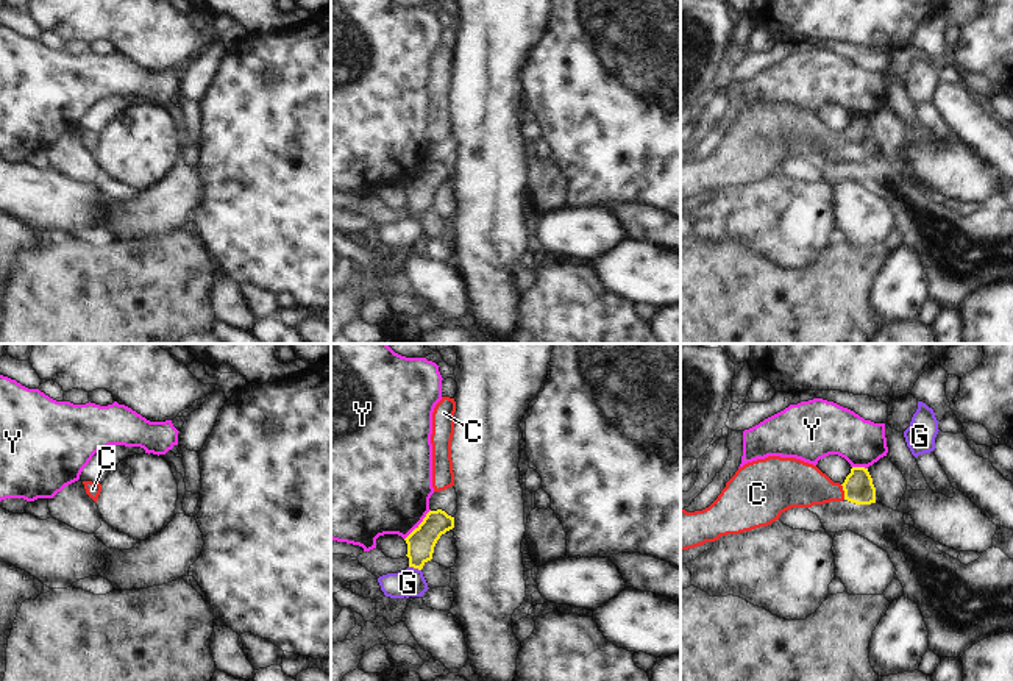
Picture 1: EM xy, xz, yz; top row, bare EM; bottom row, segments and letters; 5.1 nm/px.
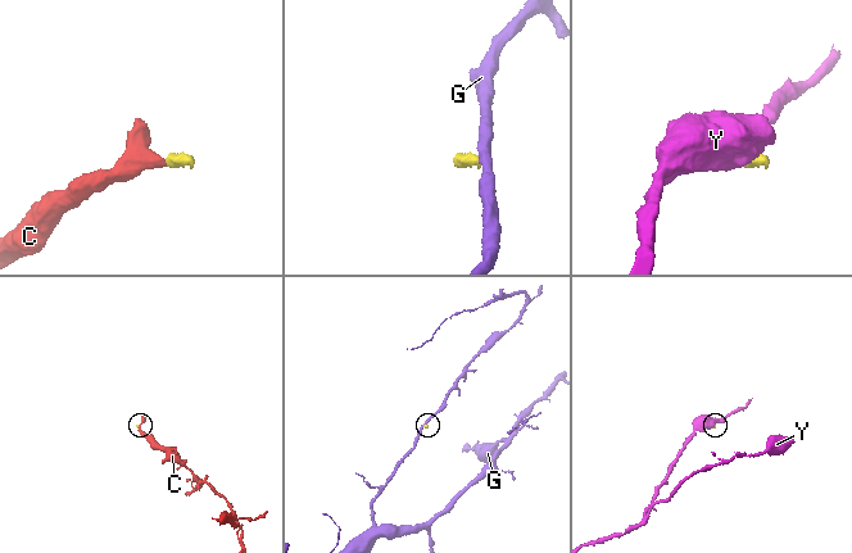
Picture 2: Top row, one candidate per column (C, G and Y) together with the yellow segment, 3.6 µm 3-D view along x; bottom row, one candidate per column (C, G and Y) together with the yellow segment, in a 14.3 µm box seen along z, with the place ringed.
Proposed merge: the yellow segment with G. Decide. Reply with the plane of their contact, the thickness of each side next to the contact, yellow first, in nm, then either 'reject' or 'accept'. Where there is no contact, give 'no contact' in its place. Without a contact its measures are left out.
contact in xz; calibres 140 and 140 nm; reject

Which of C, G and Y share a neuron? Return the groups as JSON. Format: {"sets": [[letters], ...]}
{"sets": [["C"], ["G"], ["Y"]]}

